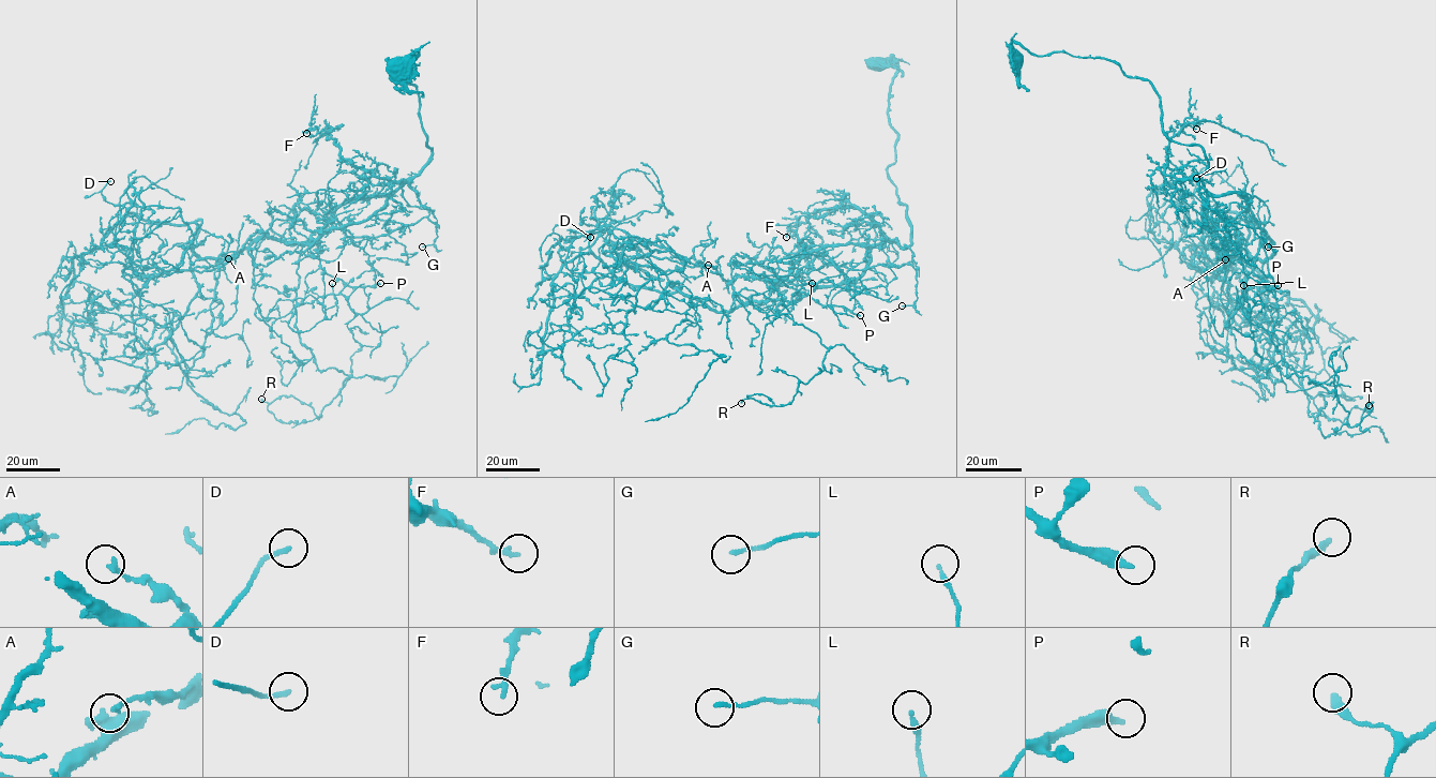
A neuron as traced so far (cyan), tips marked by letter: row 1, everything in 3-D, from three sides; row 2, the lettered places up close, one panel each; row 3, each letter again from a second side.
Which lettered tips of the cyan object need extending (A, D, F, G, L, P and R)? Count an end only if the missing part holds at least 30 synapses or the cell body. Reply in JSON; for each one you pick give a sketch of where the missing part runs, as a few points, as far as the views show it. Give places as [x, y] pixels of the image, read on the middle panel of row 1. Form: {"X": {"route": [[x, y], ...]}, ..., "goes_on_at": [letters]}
{"P": {"route": [[860, 315], [878, 320], [910, 317], [915, 322], [903, 331], [876, 339]]}, "goes_on_at": ["P"]}

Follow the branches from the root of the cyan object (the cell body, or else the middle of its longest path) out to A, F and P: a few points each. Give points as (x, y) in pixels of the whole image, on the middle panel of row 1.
A: (878, 63), (896, 66), (887, 174), (907, 207), (910, 243), (829, 244), (775, 279), (725, 281), (708, 265)
F: (878, 63), (896, 66), (887, 174), (907, 207), (910, 243), (893, 243), (853, 207), (817, 210), (786, 237)
P: (878, 63), (896, 66), (887, 174), (910, 243), (878, 243), (853, 281), (797, 298), (860, 315)

